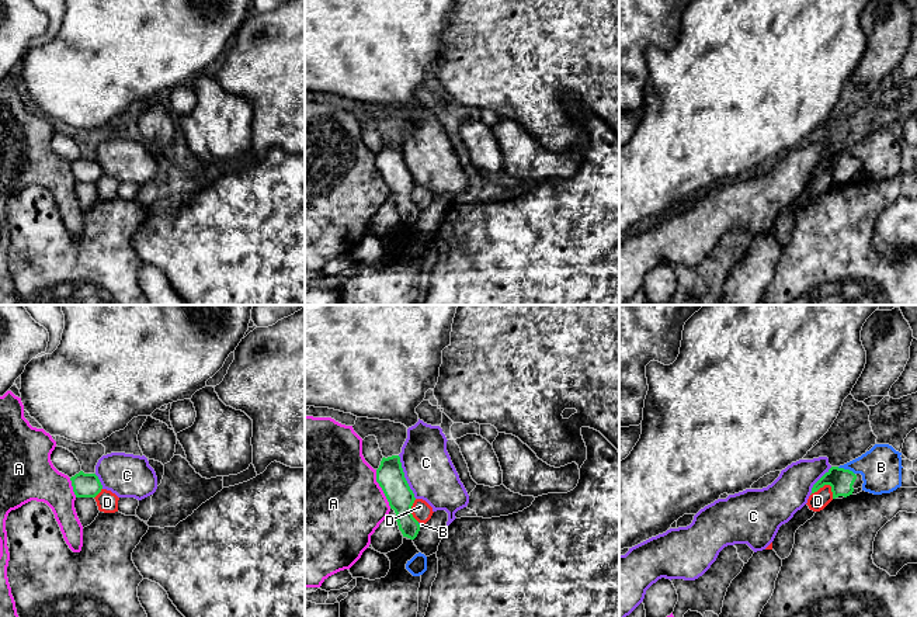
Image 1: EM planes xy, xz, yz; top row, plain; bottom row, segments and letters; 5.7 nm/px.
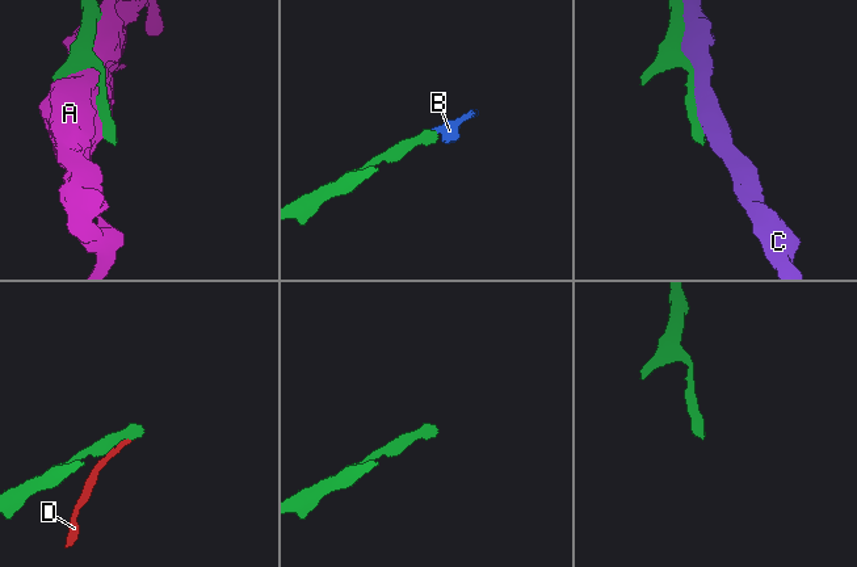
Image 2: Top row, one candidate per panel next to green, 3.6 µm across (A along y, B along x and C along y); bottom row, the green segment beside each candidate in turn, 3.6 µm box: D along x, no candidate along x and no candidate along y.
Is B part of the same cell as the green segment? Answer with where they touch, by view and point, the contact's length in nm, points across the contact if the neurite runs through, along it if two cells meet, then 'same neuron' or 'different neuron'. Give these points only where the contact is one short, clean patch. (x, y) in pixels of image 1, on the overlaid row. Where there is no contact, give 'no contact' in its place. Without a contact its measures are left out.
meets green in yz at (846, 470); contact 110 nm long; border along yz (837, 467), (847, 468), (854, 474); different neuron

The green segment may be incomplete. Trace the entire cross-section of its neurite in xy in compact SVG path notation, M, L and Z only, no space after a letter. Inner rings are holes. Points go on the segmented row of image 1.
M80 471L72 476L70 481L76 498L95 498L103 489L103 485L95 474L84 474Z

